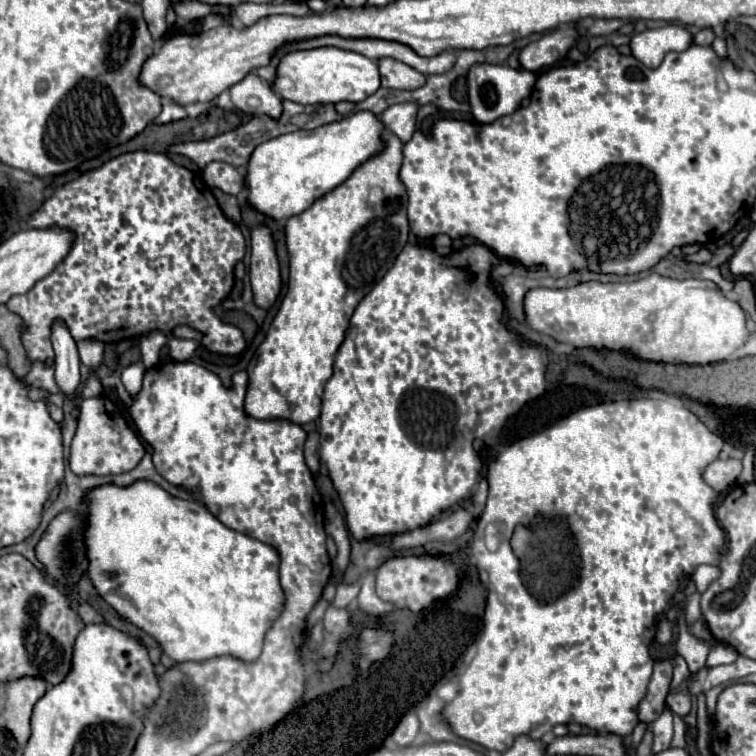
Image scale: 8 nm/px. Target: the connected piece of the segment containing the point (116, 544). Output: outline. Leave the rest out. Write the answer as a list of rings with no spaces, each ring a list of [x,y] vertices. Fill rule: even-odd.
[[[134,482],[128,488],[118,488],[118,486],[100,486],[94,492],[88,494],[88,530],[86,530],[86,550],[88,550],[88,576],[92,584],[96,586],[98,594],[116,608],[120,616],[142,628],[146,634],[154,636],[162,650],[176,662],[190,662],[190,660],[210,660],[218,656],[234,656],[242,662],[254,662],[260,652],[262,652],[262,640],[264,634],[270,630],[272,622],[280,616],[284,608],[284,590],[280,586],[278,578],[278,564],[280,556],[278,550],[270,544],[264,544],[256,538],[250,538],[242,532],[236,532],[228,526],[224,526],[206,506],[190,500],[180,500],[172,498],[166,490],[156,486],[154,482]]]

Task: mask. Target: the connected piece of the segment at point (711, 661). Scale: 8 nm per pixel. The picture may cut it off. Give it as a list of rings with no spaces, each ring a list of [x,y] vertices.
[[[719,643],[718,646],[711,649],[707,657],[706,667],[712,668],[718,665],[733,663],[738,655],[738,652],[731,646]]]

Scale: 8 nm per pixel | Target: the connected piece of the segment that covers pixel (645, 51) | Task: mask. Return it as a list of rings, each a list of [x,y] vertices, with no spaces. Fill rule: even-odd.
[[[668,24],[654,30],[634,34],[630,50],[636,60],[648,68],[658,68],[668,52],[682,52],[694,44],[694,36],[678,24]]]

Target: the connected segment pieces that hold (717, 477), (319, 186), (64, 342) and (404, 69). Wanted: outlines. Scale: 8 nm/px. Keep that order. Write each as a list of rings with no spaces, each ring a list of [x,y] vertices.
[[[728,458],[728,460],[714,460],[706,466],[706,470],[702,472],[702,478],[708,486],[712,486],[718,492],[724,492],[730,484],[734,484],[734,480],[738,478],[738,474],[742,472],[742,460],[736,458]]]
[[[356,112],[340,122],[324,124],[314,130],[298,130],[260,144],[248,162],[248,202],[274,220],[304,212],[340,186],[360,164],[384,150],[382,132],[384,124],[376,114]]]
[[[54,320],[50,340],[54,348],[56,382],[62,388],[64,396],[72,398],[78,394],[76,388],[80,384],[80,356],[76,350],[76,342],[62,320]]]
[[[382,58],[378,60],[382,86],[390,90],[416,90],[422,84],[426,84],[426,76],[408,64],[402,64],[394,58]]]

